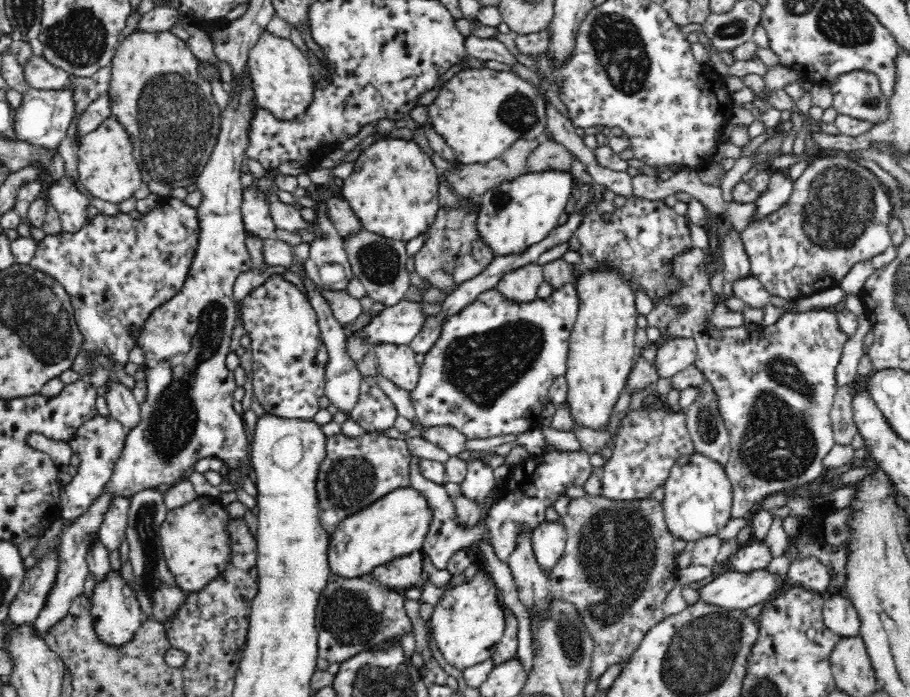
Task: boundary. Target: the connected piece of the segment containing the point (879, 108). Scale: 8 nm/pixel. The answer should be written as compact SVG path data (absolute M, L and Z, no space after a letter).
M854 69L828 82L837 113L872 121L872 126L886 120L889 103L882 92L878 73Z

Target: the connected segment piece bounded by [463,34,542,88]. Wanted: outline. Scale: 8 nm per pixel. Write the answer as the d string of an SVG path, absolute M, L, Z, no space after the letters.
M474 34L467 36L464 39L464 48L467 54L471 54L474 58L482 58L486 61L497 61L506 64L511 71L516 71L518 75L540 85L540 78L536 73L529 70L524 65L517 63L516 58L506 49L506 47L494 38L478 38Z

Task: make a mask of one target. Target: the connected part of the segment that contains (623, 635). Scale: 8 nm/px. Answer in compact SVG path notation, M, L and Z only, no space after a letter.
M586 493L585 496L580 496L580 498L570 498L566 514L560 519L567 532L567 546L559 563L548 571L548 586L550 587L551 596L560 597L576 604L576 607L580 610L580 615L584 617L584 621L586 621L586 624L590 627L590 631L592 631L596 648L594 648L594 656L592 656L590 681L600 677L612 664L625 663L640 646L644 635L665 617L661 608L667 594L676 586L676 556L679 553L674 547L674 534L668 529L668 525L666 524L662 504L663 502L656 500L652 496L642 497L641 499L616 500L602 495L592 496L592 494Z

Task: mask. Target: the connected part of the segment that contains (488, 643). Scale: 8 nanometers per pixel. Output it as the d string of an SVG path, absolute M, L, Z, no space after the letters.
M482 564L470 582L443 592L432 612L432 632L443 658L463 671L492 657L506 628L506 611L494 579Z

